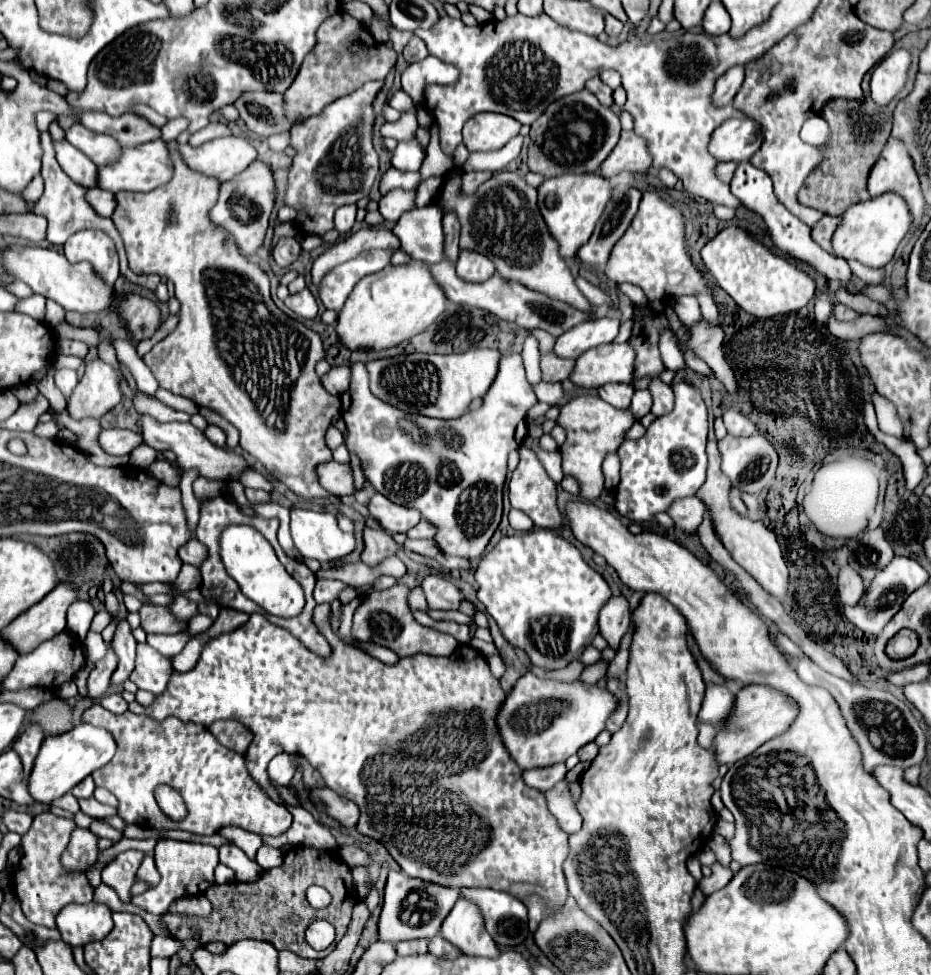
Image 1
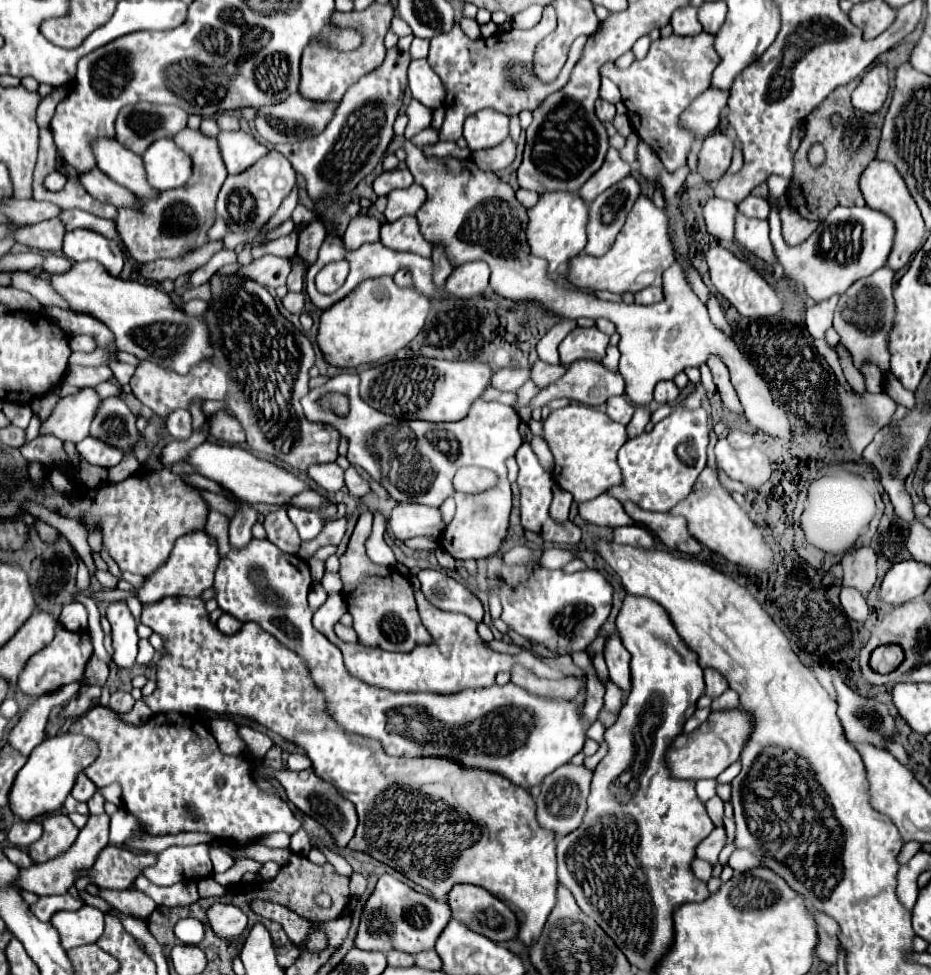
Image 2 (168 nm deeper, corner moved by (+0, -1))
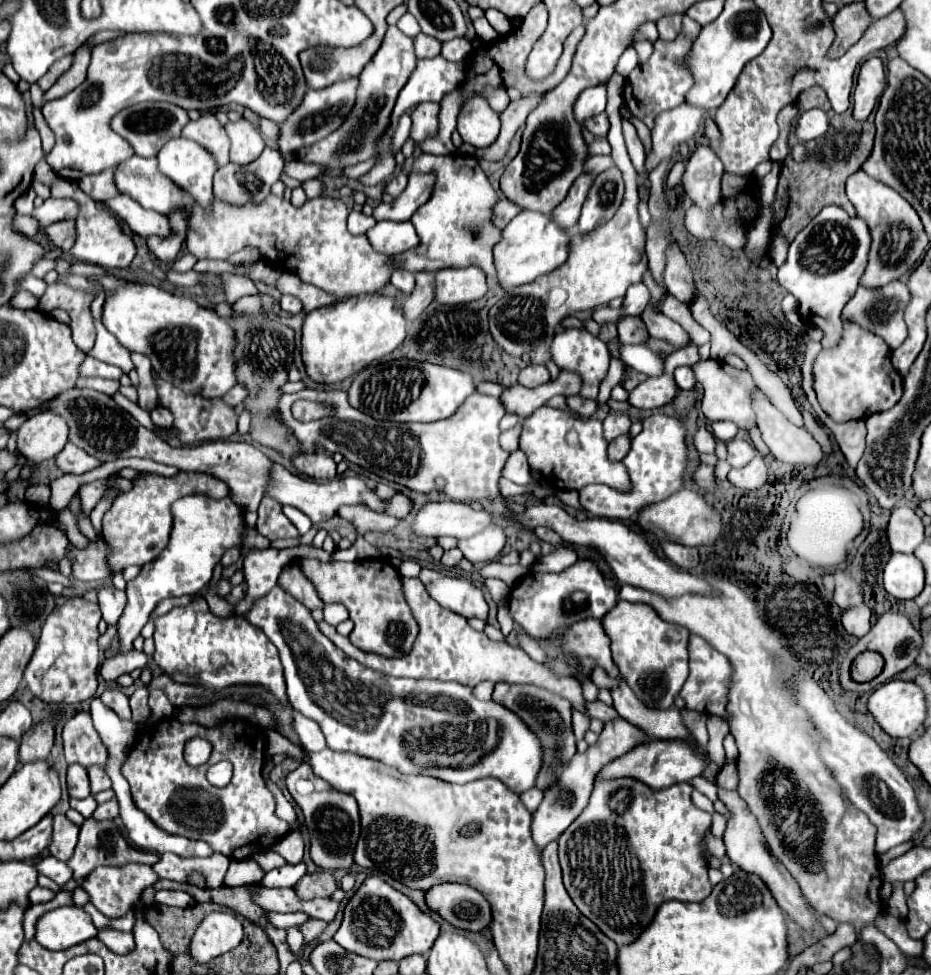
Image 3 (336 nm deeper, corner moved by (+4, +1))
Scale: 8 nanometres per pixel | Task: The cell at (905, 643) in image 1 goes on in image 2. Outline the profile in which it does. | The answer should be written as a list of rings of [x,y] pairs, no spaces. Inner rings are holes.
[[[880,645],[870,655],[870,667],[872,667],[872,671],[878,671],[878,673],[886,675],[886,673],[894,671],[902,663],[902,659],[904,659],[904,653],[902,653],[900,647]]]

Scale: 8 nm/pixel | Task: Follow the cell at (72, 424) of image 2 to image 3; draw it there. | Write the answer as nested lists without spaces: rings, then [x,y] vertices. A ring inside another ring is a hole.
[[[54,411],[38,413],[22,423],[18,429],[18,451],[28,461],[40,463],[58,455],[70,439],[70,427],[66,419]]]

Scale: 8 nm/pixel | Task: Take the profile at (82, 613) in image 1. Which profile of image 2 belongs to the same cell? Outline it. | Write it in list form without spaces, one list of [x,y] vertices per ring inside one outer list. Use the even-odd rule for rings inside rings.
[[[78,601],[66,603],[66,607],[62,607],[62,613],[58,617],[58,623],[62,627],[66,627],[68,631],[84,631],[88,627],[88,613],[86,607]]]

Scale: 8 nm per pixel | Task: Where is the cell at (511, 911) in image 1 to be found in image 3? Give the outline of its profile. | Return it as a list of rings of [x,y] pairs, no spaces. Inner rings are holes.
[[[442,883],[426,891],[426,903],[442,919],[464,931],[484,931],[492,923],[492,909],[486,897],[464,883]]]

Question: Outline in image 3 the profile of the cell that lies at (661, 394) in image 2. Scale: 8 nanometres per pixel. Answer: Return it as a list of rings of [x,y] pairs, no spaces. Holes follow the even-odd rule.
[[[666,363],[664,373],[660,377],[650,377],[642,381],[642,385],[638,385],[638,389],[630,393],[628,403],[638,409],[656,409],[656,407],[668,405],[678,393],[678,387],[674,381],[674,369],[676,367],[670,367]]]

